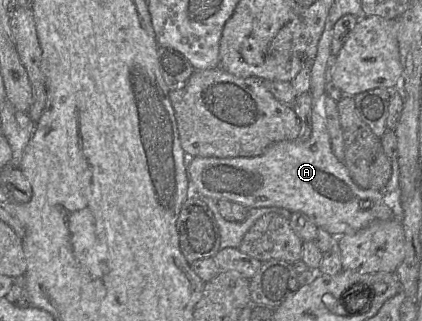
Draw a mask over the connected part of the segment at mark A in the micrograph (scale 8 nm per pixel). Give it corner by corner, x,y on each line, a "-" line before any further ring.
327,18
310,68
312,124
309,137
276,142
262,154
254,157
188,158
187,172
191,193
196,193
201,198
213,198
216,201
229,200
248,209
280,207
291,213
300,212
333,237
351,234
374,221
397,216
397,208
391,201
388,200
388,204
384,201
383,191
357,186
351,179
344,162
339,161
332,151
323,114
323,96
326,94
326,68
329,60
335,57
330,51
333,25

